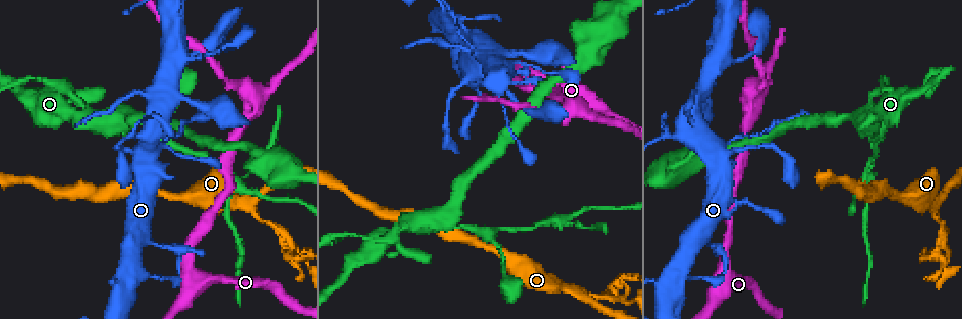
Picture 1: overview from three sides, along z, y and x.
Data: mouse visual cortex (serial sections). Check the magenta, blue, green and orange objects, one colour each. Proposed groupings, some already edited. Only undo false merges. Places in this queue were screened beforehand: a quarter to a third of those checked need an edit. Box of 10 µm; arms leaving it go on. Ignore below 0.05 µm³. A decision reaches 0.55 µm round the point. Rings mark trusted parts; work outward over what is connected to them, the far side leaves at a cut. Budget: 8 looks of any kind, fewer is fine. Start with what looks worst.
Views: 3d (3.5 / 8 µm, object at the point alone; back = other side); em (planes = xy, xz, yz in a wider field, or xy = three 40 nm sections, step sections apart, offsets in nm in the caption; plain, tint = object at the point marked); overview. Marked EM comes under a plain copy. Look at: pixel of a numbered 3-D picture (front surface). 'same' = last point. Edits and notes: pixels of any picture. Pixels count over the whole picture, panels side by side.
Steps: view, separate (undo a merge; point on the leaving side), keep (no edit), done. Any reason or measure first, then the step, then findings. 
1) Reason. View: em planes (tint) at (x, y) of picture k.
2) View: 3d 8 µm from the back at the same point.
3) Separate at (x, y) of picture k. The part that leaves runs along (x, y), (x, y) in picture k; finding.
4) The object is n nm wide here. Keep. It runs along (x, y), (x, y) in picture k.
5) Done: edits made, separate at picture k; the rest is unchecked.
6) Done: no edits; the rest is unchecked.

Side arm on a straight run. View: 3d 8 µm at (244, 207) of picture 1.

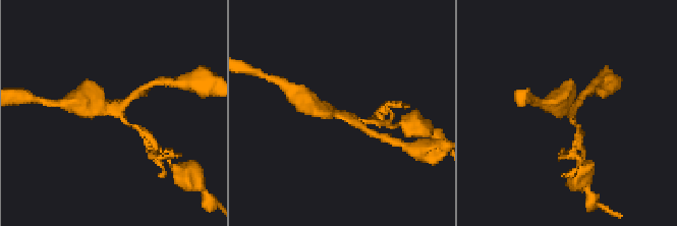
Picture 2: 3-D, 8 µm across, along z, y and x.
3 arms meet here; the arms are 150, 250, 350 nm wide; now the EM. View: em planes (tint) at the same point.

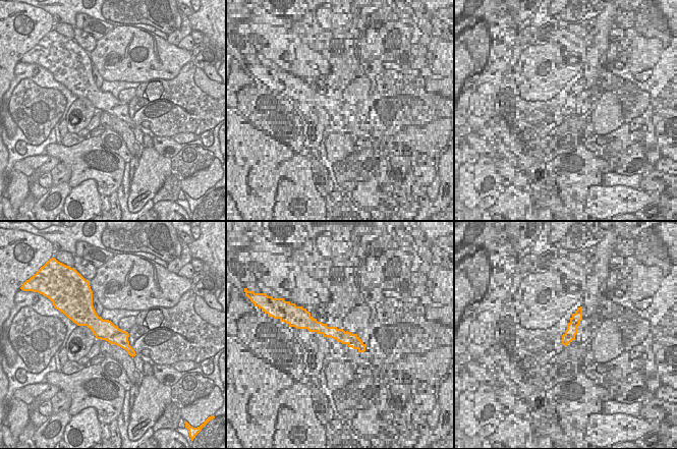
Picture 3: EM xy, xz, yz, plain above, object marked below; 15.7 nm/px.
Keep. It runs along (87, 316), (115, 335), (132, 353) in picture 3; all the same cell.

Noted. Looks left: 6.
View: 3d 3.5 µm at (288, 243) of picture 1.

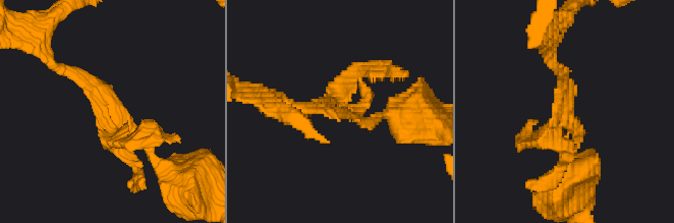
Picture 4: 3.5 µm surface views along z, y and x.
Need the tissue. View: em xy step 1 (tint) at (341, 113) of picture 4.

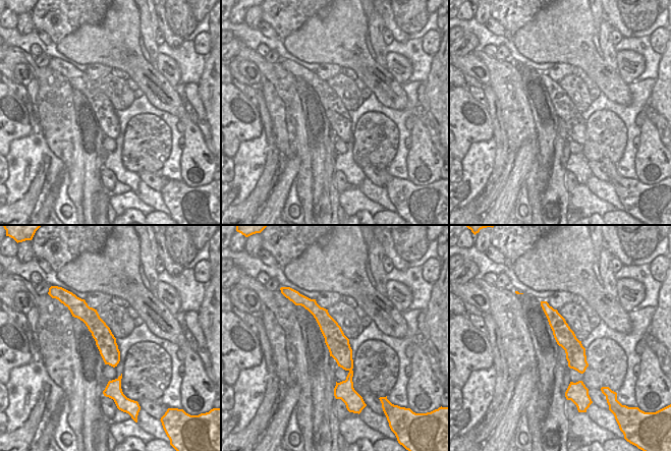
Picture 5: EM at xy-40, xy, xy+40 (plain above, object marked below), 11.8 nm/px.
Keep. It runs along (64, 69), (126, 142) in picture 4; all the same cell.

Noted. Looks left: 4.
Three-way junction. View: 3d 3.5 µm from the back at (583, 109) of picture 1.

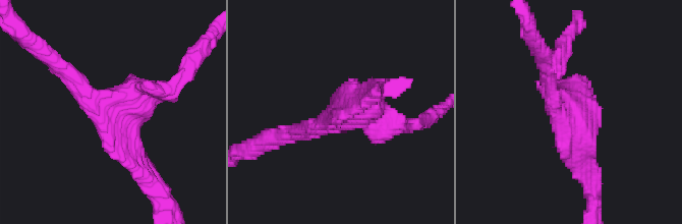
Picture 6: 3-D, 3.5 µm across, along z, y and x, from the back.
3 arms meet here; the arms are 250, 300, 450 nm wide; shape alone is not enough. View: em xy step 3 (tint) at (340, 106) of picture 6.

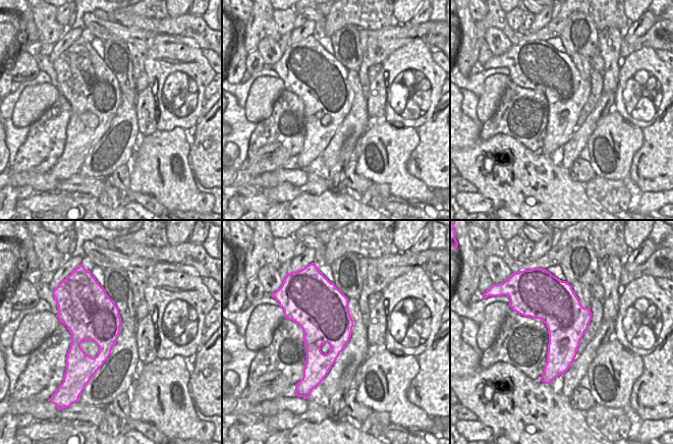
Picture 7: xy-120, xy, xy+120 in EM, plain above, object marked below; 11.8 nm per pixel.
Keep. It runs along (589, 174), (553, 90) in picture 6; one cell here.

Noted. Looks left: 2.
Done: no edits; the rest is unchecked.

